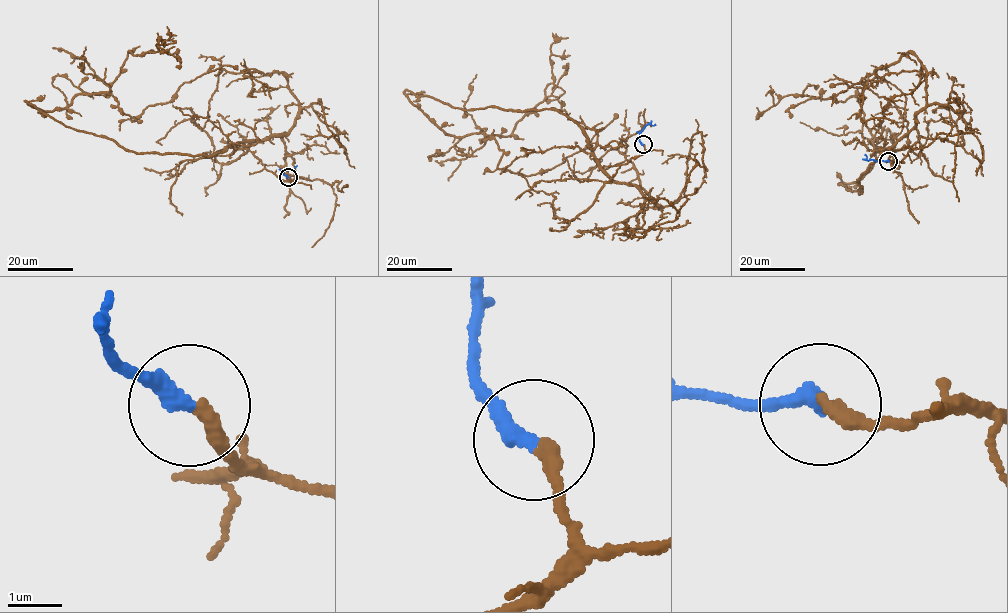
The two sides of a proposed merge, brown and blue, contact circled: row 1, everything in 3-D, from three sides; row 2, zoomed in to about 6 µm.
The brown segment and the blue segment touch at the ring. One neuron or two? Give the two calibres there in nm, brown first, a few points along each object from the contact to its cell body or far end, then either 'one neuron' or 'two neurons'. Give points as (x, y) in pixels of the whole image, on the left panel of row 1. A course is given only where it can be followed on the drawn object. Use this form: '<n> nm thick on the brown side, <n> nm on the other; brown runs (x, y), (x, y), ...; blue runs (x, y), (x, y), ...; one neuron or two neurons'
280 nm thick on the brown side, 280 nm on the other; brown runs (288, 177), (248, 140), (138, 153), (25, 101), (51, 112), (109, 92), (135, 121), (235, 67); blue runs (288, 177), (283, 171), (297, 166); one neuron

